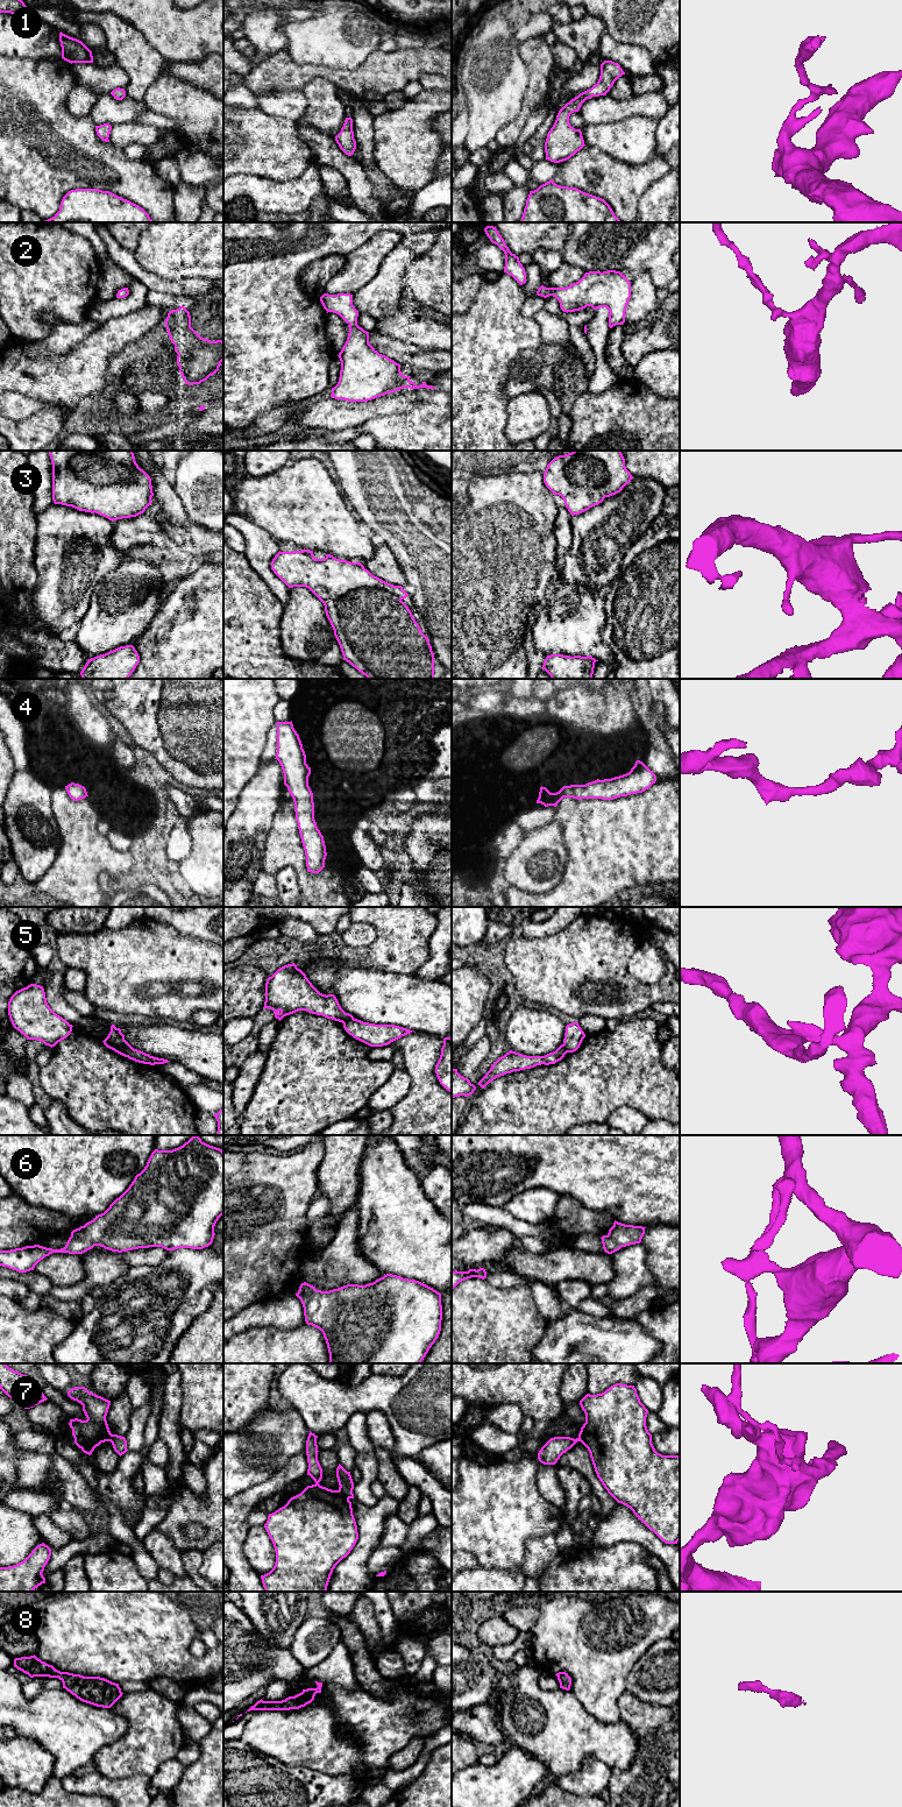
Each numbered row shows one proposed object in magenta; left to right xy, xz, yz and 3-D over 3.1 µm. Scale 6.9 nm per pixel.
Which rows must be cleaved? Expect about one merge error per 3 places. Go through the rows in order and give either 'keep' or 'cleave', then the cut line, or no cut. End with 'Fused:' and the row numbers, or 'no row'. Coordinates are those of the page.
1: keep | no cut
2: keep | no cut
3: keep | no cut
4: keep | no cut
5: cleave | xy (106, 1037), (119, 1046), (128, 1056)
6: keep | no cut
7: cleave | xz (338, 1490), (348, 1500)
8: keep | no cut
Fused: 5, 7

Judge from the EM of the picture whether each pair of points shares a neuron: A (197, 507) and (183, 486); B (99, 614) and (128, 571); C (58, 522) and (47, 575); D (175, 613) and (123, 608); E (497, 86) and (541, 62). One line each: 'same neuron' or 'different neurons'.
A: same neuron
B: same neuron
C: same neuron
D: different neurons
E: different neurons

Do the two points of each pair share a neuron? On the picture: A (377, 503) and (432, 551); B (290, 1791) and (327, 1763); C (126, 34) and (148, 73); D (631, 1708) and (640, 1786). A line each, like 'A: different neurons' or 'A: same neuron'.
A: same neuron
B: different neurons
C: same neuron
D: same neuron

